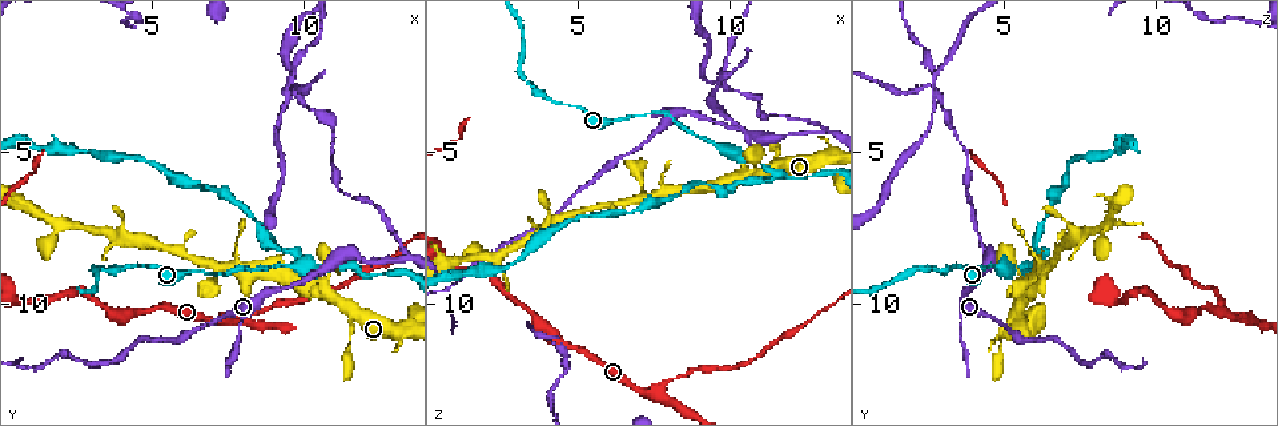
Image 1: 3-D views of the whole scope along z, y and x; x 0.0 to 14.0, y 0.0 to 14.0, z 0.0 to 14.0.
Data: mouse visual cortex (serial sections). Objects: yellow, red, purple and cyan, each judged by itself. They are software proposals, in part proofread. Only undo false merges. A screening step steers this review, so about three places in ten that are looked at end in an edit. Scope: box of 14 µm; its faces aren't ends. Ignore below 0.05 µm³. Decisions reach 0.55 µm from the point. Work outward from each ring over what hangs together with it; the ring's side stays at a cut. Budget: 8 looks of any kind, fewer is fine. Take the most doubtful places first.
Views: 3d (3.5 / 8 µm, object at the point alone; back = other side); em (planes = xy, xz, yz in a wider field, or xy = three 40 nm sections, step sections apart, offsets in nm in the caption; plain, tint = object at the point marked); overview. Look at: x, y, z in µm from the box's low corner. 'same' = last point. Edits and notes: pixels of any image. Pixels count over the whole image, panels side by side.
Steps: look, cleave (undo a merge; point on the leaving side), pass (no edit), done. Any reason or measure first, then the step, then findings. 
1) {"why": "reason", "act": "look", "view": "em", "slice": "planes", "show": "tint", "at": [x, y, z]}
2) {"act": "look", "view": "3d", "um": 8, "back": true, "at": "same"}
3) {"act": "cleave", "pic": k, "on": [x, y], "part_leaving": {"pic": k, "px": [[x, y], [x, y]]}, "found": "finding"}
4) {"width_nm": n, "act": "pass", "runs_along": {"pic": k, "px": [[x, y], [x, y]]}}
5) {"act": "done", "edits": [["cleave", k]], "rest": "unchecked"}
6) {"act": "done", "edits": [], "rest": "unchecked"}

{"act": "look", "view": "3d", "um": 3.5, "at": [13.2, 8.5, 4.3]}

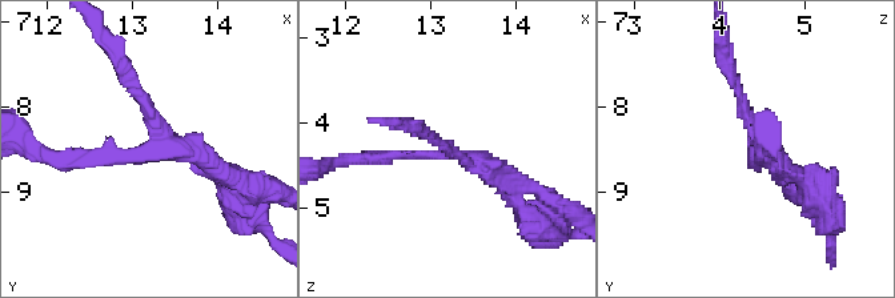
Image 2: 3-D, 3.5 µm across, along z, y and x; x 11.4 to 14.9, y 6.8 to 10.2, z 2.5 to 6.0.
{"why": "need the tissue", "act": "look", "view": "em", "slice": "xy", "step": 5, "show": "tint", "at": [13.20, 8.55, 4.40]}

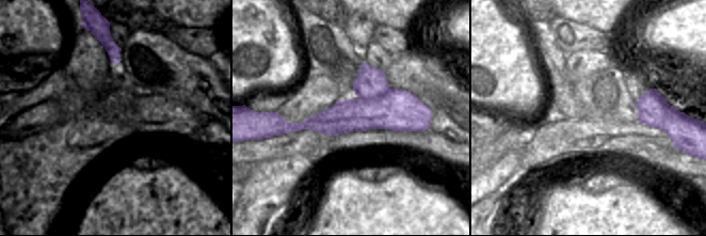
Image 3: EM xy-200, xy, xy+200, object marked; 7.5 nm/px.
{"arm_widths_nm": [150, 150, 250], "act": "cleave", "pic": 2, "on": [231, 208], "part_leaving": {"pic": 2, "px": [[155, 139], [155, 117], [105, 36]]}, "found": "two cells meet here"}

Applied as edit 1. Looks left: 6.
{"why": "a narrow waist", "act": "look", "view": "3d", "um": 3.5, "at": [4.6, 8.8, 3.4]}

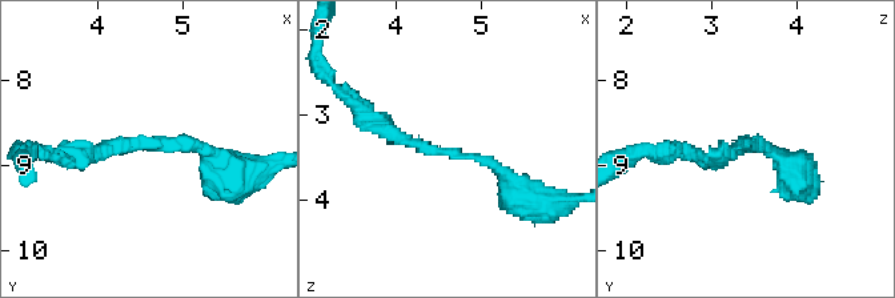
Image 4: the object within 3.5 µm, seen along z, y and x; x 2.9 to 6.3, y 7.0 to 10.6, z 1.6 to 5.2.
{"arm_widths_nm": [150, 200], "act": "pass", "found": "one cell here"}

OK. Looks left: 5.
{"why": "three-way junction", "act": "look", "view": "3d", "um": 8, "at": [7.3, 10.5, 13.0]}

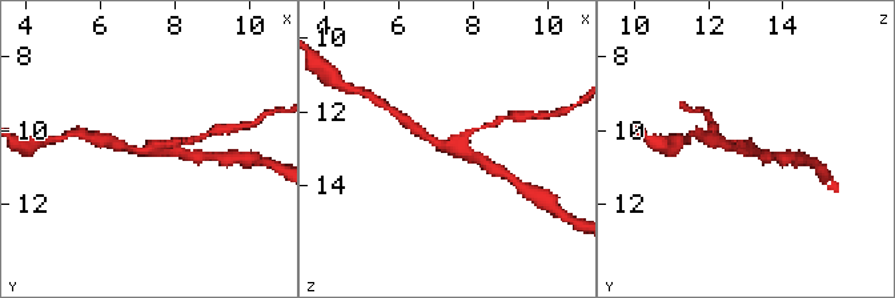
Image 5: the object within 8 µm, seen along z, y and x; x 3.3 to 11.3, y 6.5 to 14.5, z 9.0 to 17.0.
{"arms": 3, "arm_widths_nm": [150, 300, 350], "why": "need the tissue", "act": "look", "view": "em", "slice": "planes", "show": "tint", "at": [7.3, 10.6, 12.8]}

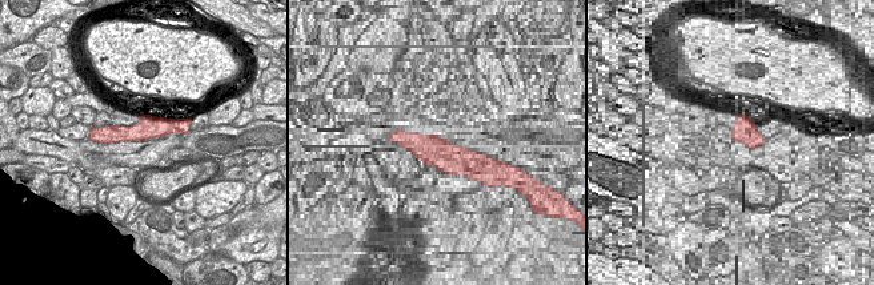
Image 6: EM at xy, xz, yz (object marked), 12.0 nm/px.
{"act": "cleave", "pic": 5, "on": [185, 141], "found": "a second cell is stuck on"}

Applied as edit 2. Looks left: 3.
{"act": "done", "edits": [["cleave", 2], ["cleave", 5]], "rest": "unchecked"}

